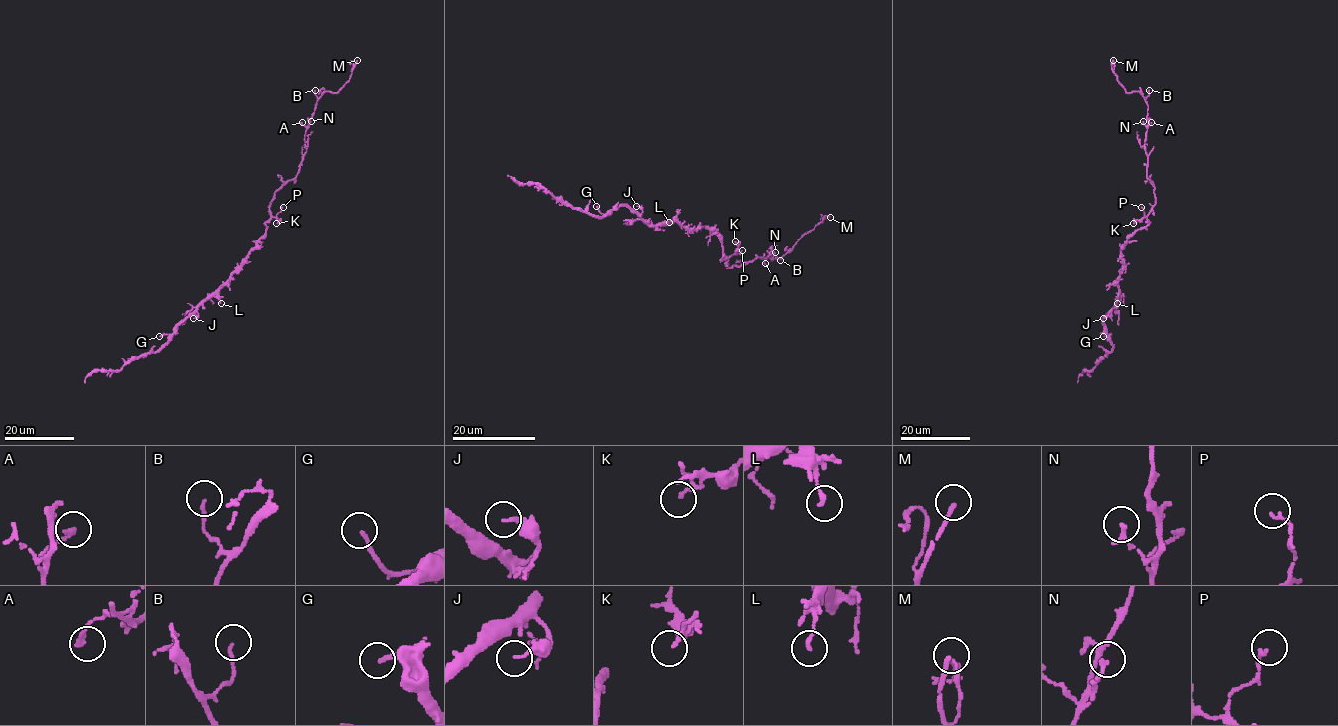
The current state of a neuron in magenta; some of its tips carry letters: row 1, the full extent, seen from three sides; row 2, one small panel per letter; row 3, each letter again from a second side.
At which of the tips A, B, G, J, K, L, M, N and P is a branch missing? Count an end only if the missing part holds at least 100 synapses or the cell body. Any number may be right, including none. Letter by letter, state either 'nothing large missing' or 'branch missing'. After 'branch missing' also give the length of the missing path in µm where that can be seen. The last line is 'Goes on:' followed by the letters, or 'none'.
A: nothing large missing
B: nothing large missing
G: nothing large missing
J: nothing large missing
K: nothing large missing
L: nothing large missing
M: branch missing; missing 8 µm
N: nothing large missing
P: nothing large missing
Goes on: M

